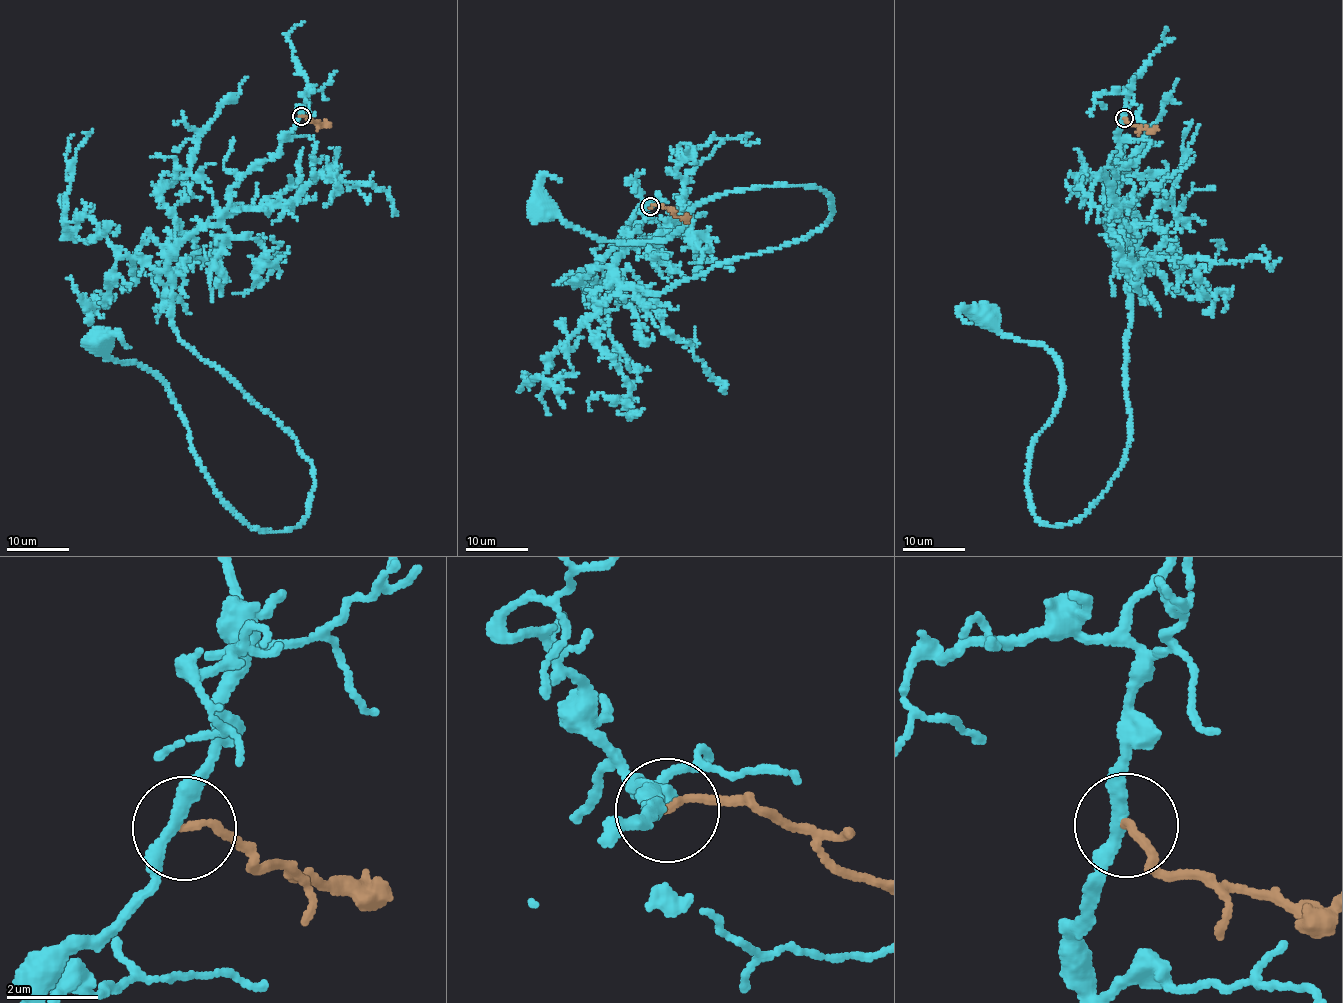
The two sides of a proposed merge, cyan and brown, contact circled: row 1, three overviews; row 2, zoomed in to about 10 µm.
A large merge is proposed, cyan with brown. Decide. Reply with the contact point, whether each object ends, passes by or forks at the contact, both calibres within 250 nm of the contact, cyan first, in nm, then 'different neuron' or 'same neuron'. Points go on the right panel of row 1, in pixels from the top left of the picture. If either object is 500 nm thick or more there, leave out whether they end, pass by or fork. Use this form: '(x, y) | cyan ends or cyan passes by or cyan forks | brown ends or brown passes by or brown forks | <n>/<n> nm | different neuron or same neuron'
(1124, 118) | cyan passes by | brown ends | 280/150 nm | same neuron

